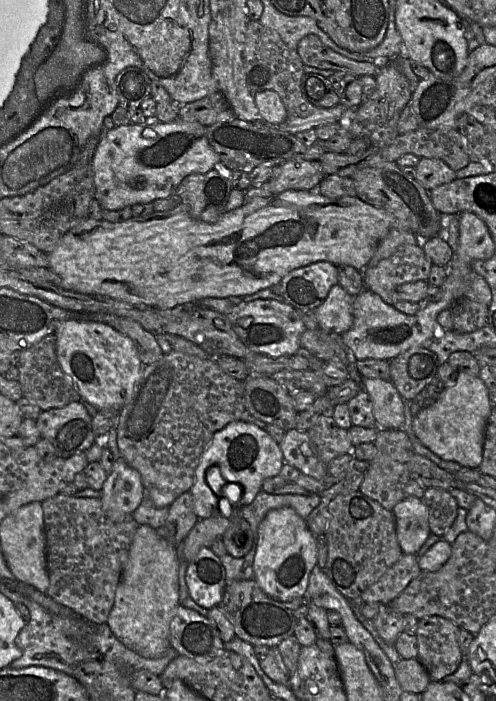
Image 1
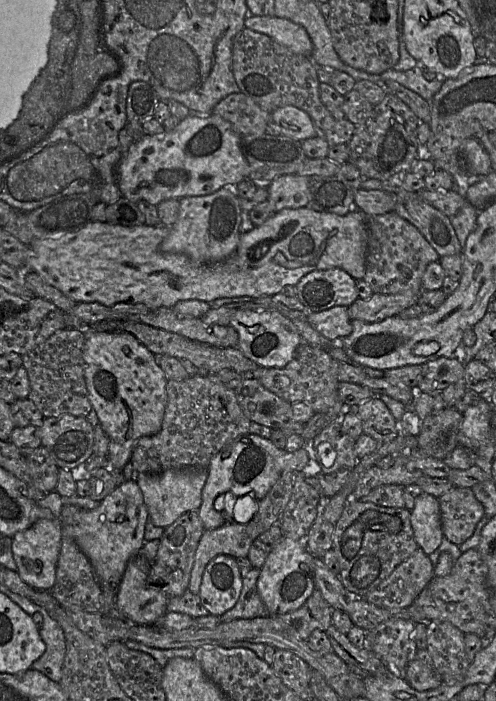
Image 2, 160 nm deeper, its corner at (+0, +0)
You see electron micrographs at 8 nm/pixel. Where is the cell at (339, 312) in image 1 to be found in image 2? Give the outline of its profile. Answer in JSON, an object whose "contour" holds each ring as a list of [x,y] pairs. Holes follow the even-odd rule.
{"contour":[[[334,306],[323,311],[307,313],[306,321],[333,342],[341,341],[352,332],[352,320],[345,306]]]}

